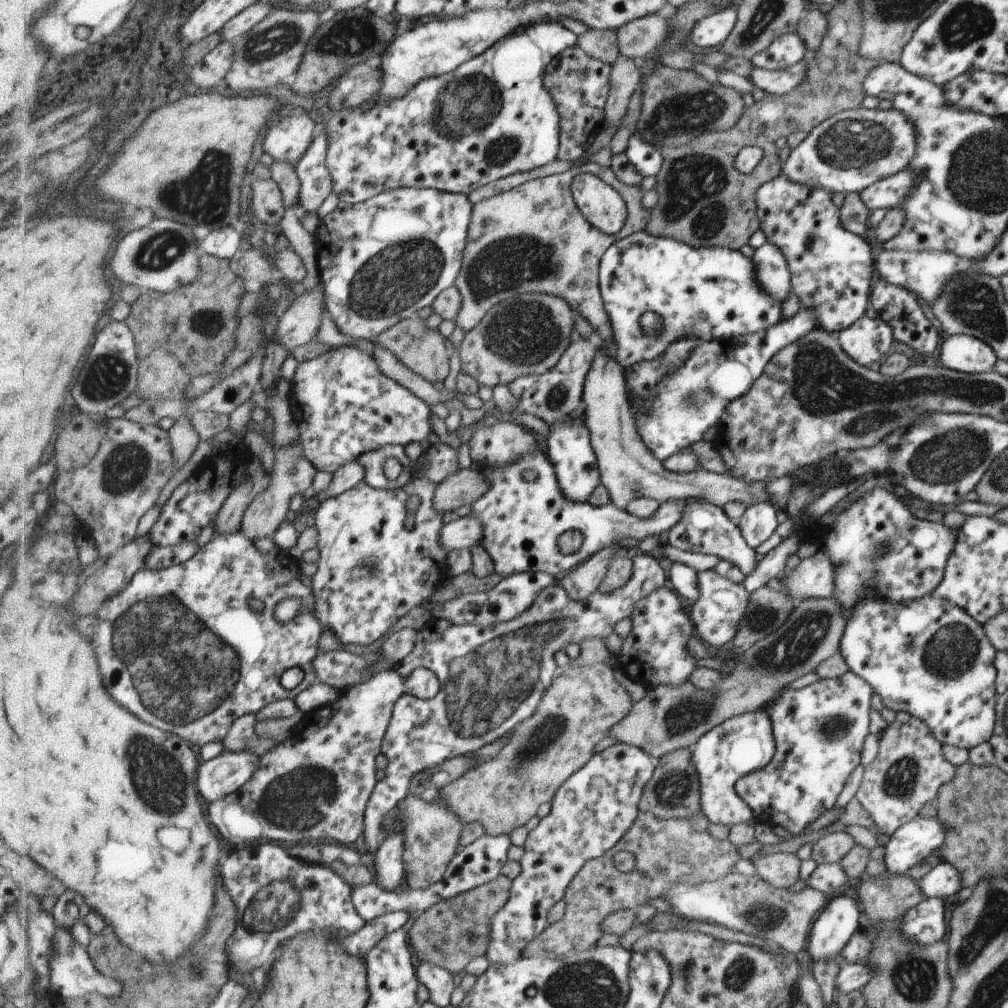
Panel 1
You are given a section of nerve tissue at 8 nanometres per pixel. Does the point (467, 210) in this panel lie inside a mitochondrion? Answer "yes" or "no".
no

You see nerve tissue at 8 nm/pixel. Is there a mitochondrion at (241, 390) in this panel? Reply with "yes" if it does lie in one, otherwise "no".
no

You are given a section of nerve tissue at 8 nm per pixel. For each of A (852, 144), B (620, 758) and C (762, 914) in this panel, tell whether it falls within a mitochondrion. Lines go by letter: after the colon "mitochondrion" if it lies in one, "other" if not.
A: mitochondrion
B: other
C: mitochondrion

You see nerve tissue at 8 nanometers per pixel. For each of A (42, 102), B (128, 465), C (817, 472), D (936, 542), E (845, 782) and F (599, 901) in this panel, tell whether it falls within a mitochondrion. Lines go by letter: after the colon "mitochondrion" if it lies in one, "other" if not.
A: other
B: mitochondrion
C: other
D: other
E: other
F: other

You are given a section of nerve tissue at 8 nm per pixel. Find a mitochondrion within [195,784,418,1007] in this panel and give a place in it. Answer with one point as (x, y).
(275, 906)

